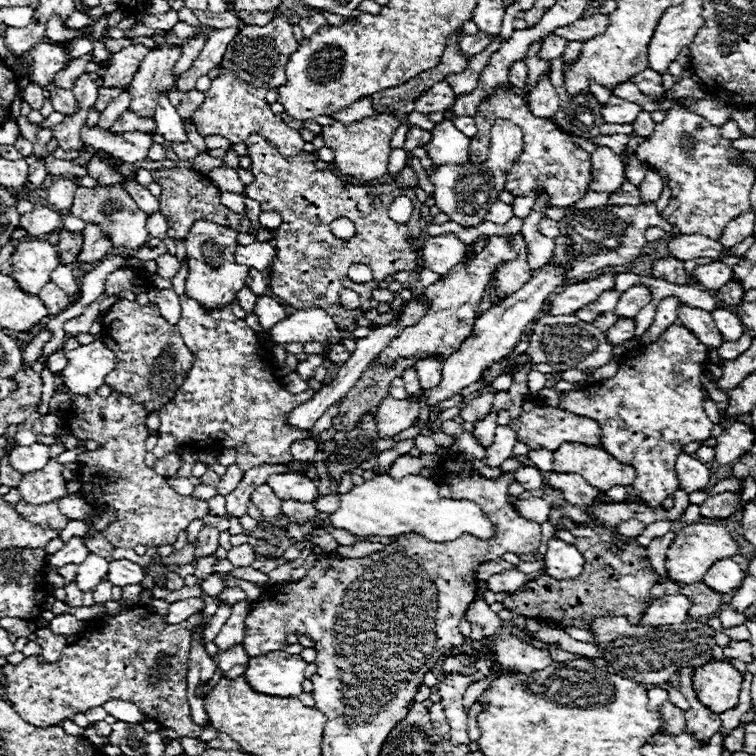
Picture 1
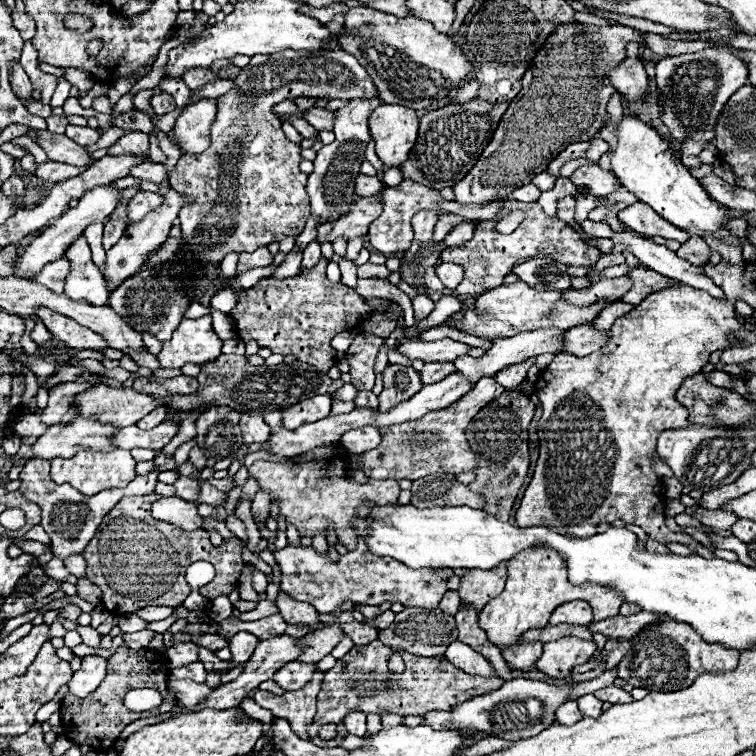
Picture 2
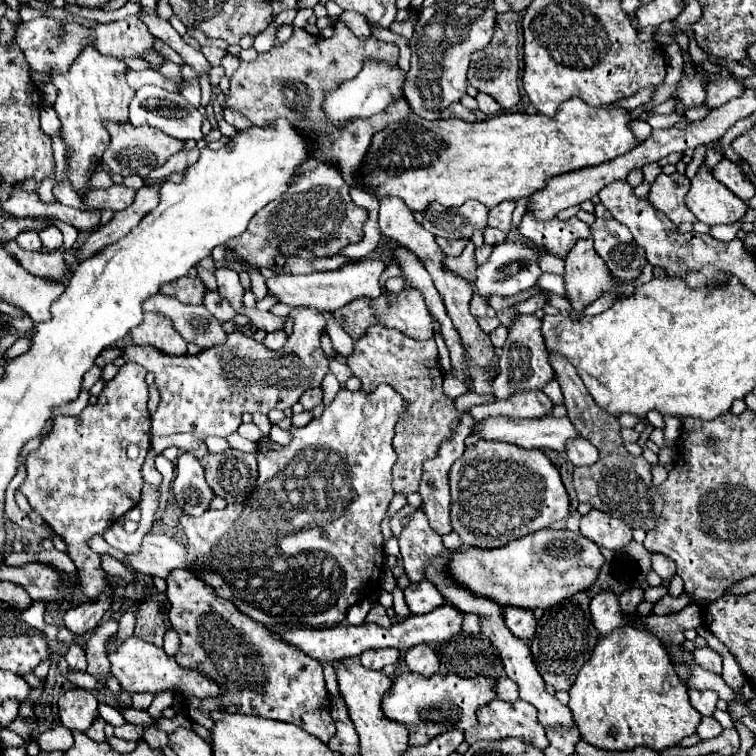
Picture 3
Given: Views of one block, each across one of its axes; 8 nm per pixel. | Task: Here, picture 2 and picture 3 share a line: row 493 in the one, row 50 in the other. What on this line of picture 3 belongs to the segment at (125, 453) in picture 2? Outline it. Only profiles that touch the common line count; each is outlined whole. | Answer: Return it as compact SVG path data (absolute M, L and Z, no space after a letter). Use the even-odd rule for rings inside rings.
M88 46L80 56L70 64L66 74L52 76L52 84L58 88L58 100L54 108L62 122L62 138L66 146L72 148L70 158L70 182L76 192L84 190L90 180L90 160L92 156L102 158L110 142L110 134L104 128L104 120L126 122L128 120L128 100L132 100L134 90L126 84L128 66L116 56L104 56L96 48Z

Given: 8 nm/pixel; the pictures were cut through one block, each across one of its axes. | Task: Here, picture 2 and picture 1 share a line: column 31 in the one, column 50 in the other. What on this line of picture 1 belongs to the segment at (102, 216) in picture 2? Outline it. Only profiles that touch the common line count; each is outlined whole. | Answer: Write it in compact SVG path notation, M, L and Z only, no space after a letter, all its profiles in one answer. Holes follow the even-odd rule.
M46 240L18 242L12 254L12 278L24 294L38 296L40 288L50 280L52 270L60 264L58 250Z

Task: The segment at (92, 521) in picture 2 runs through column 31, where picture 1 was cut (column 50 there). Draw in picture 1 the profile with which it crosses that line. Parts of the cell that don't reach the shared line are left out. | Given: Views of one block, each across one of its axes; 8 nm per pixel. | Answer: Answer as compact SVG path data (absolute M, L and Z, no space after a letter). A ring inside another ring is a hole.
M52 458L40 472L28 472L28 476L22 476L18 484L22 500L30 504L44 504L64 498L68 492L66 492L66 480L62 478L62 470L64 464L58 464Z

